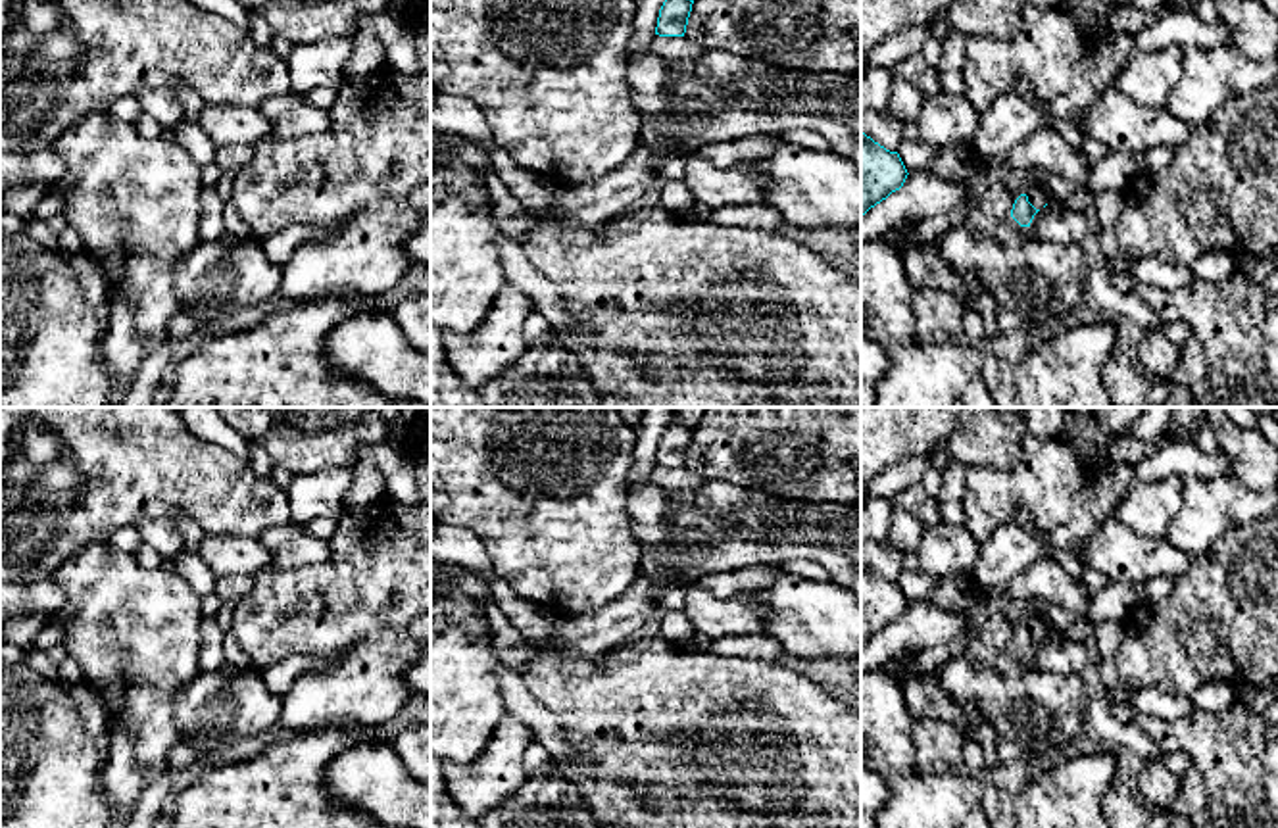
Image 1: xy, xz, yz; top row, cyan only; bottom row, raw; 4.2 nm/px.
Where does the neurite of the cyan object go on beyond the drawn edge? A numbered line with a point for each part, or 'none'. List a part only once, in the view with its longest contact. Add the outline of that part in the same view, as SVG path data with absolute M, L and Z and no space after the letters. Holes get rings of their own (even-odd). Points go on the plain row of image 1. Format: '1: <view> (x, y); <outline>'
1: yz (1052, 654); M1030 619L1024 624L1028 626L1028 632L1038 640L1030 659L1042 672L1080 672L1095 659L1092 647L1061 640L1055 632L1049 634L1040 619Z

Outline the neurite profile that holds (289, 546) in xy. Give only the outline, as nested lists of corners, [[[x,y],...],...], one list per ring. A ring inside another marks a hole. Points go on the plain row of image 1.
[[[292,523],[263,532],[259,542],[269,553],[269,569],[275,571],[294,571],[329,559],[329,544]]]

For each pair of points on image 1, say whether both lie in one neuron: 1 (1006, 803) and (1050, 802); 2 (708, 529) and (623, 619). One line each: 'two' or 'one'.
1: two
2: two

